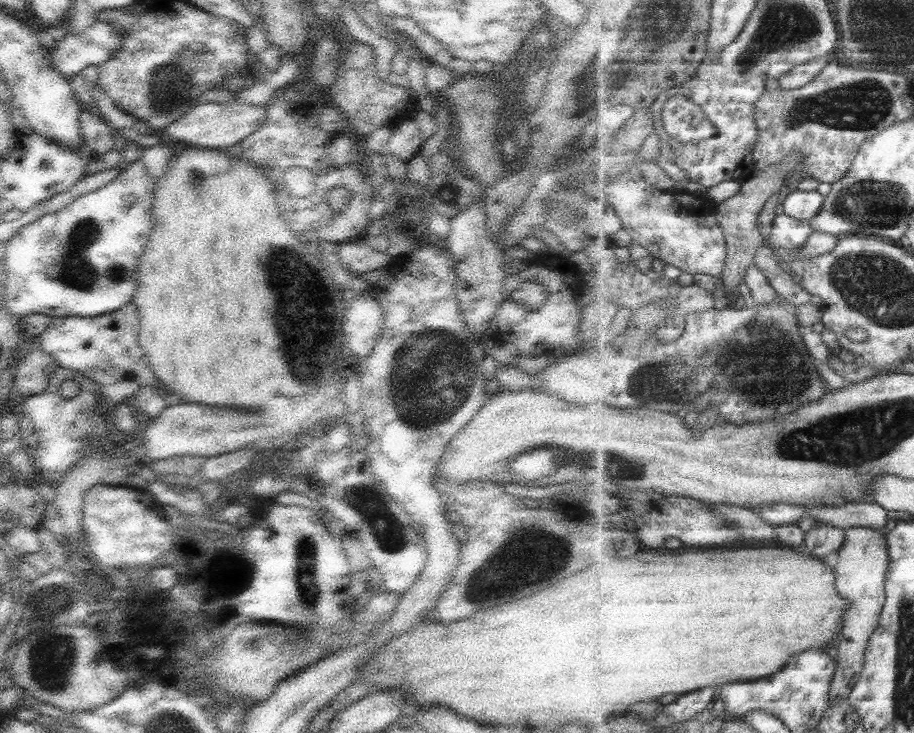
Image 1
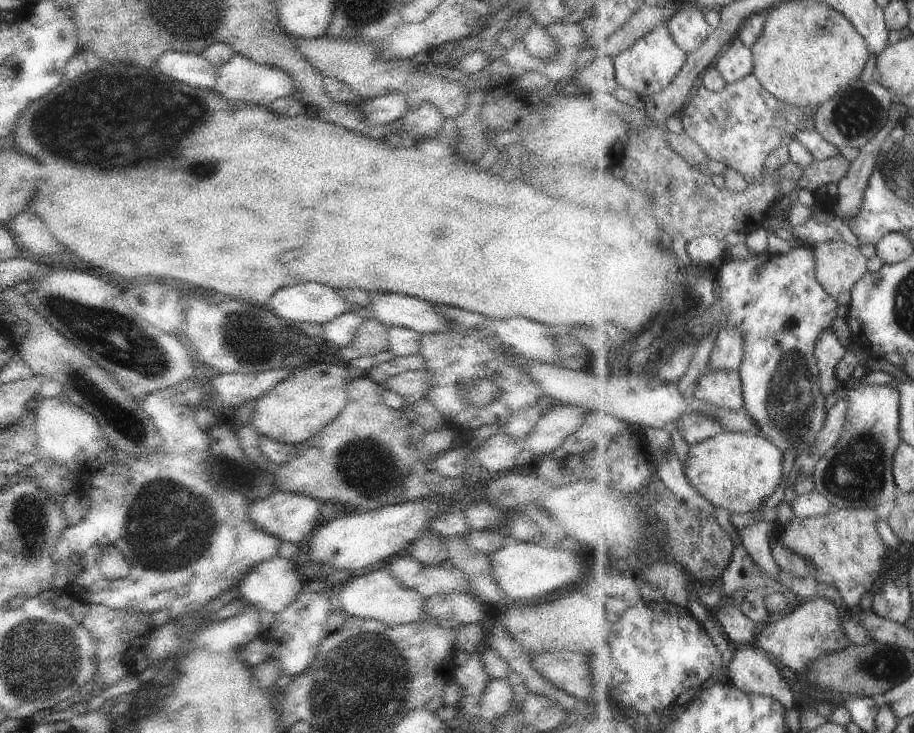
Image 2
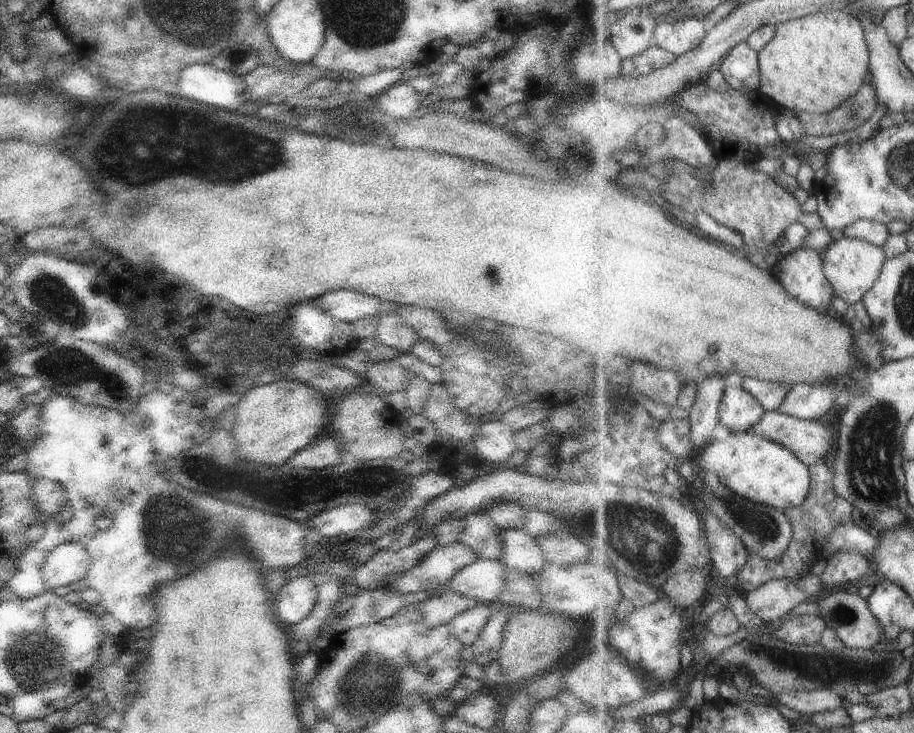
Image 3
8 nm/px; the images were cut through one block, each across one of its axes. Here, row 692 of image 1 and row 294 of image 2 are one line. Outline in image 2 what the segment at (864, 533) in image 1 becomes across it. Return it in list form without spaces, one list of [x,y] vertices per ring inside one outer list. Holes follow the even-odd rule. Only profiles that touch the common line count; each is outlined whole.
[[[828,241],[815,246],[817,280],[839,305],[850,306],[851,292],[869,272],[869,258],[857,246],[844,241]]]

